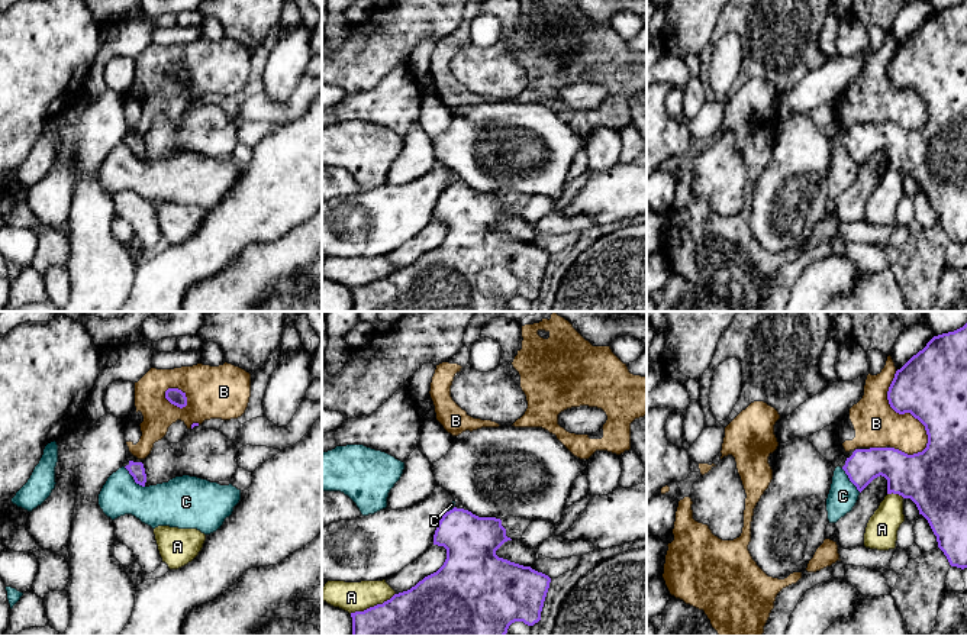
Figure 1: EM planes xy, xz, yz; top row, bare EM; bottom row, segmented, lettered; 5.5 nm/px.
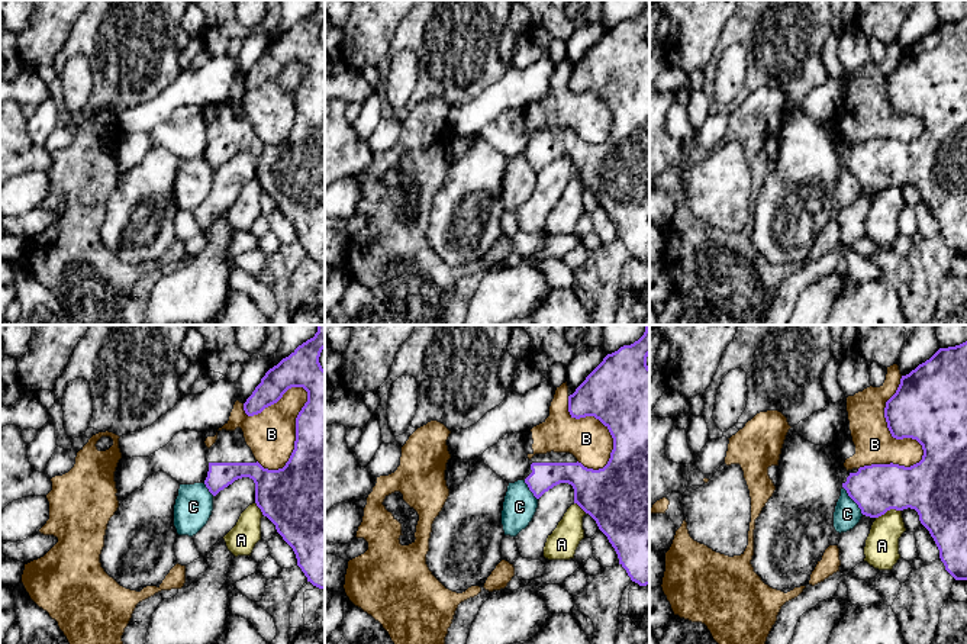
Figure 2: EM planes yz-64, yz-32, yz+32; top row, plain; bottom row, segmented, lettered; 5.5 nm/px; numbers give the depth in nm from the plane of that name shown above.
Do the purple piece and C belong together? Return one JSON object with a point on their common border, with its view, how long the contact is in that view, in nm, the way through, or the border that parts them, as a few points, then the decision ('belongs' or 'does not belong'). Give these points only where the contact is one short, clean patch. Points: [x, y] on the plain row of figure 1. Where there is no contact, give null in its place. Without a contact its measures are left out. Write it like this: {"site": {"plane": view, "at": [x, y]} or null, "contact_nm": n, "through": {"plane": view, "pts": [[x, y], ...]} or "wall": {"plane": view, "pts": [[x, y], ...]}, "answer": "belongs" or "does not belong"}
{"site": {"plane": "xy", "at": [134, 154]}, "contact_nm": 170, "wall": {"plane": "xy", "pts": [[123, 142], [144, 162]]}, "answer": "does not belong"}

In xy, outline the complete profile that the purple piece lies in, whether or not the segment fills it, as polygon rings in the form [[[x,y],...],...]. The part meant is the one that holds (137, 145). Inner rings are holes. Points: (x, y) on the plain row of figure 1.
[[[130,130],[125,135],[123,142],[129,146],[129,149],[133,152],[135,158],[145,162],[146,158],[146,149],[145,143],[141,135]]]

